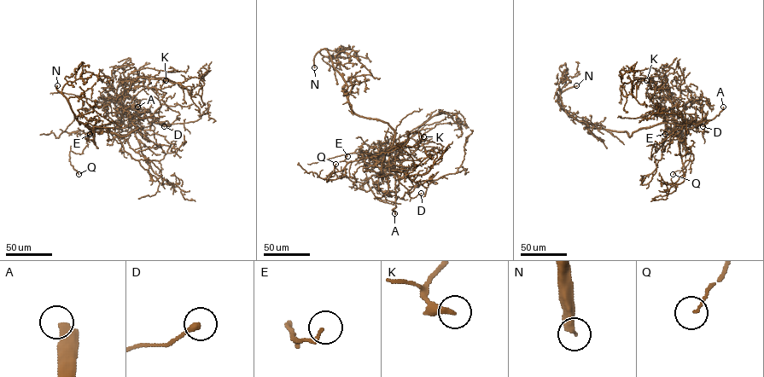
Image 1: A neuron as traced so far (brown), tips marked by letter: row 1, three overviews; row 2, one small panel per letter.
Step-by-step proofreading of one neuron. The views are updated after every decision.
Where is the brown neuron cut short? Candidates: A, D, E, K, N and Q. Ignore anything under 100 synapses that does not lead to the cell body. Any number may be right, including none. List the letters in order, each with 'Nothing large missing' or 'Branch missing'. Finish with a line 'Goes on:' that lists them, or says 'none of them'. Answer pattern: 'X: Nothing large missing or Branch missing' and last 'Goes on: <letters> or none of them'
A: Branch missing
D: Nothing large missing
E: Nothing large missing
K: Nothing large missing
N: Branch missing
Q: Nothing large missing
Goes on: A, N

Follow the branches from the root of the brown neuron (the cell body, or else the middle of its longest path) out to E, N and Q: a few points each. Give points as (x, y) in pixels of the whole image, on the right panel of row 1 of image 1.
E: (643, 128), (669, 123), (670, 128), (667, 128), (671, 132), (665, 134)
N: (643, 128), (629, 136), (626, 131), (592, 128), (580, 123), (561, 107), (558, 100), (563, 91), (576, 85)
Q: (643, 128), (669, 123), (667, 128), (684, 141), (687, 153), (691, 153), (690, 160), (673, 174)

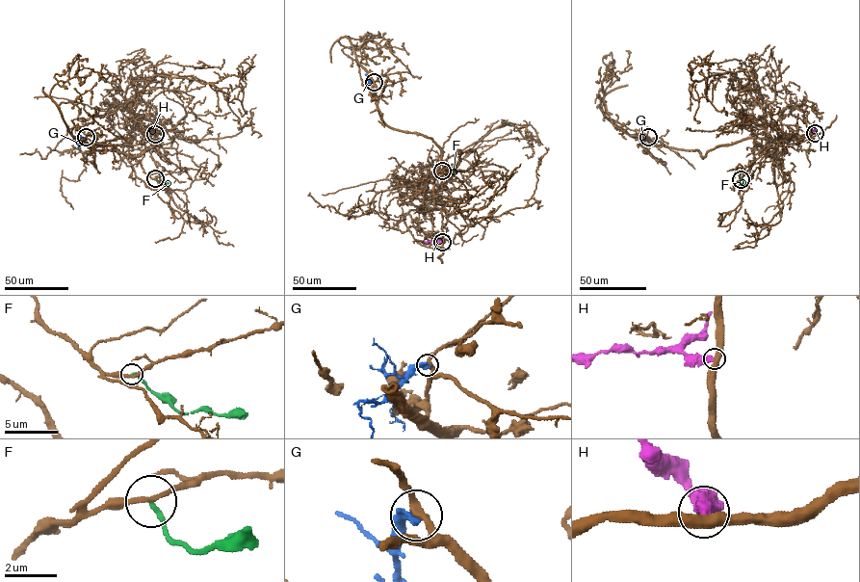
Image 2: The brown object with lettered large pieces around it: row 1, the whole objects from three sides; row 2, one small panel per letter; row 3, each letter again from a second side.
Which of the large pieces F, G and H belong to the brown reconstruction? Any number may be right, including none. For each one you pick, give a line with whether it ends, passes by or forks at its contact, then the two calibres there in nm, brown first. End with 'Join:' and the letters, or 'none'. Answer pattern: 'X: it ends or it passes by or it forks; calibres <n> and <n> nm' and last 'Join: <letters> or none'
Join: none

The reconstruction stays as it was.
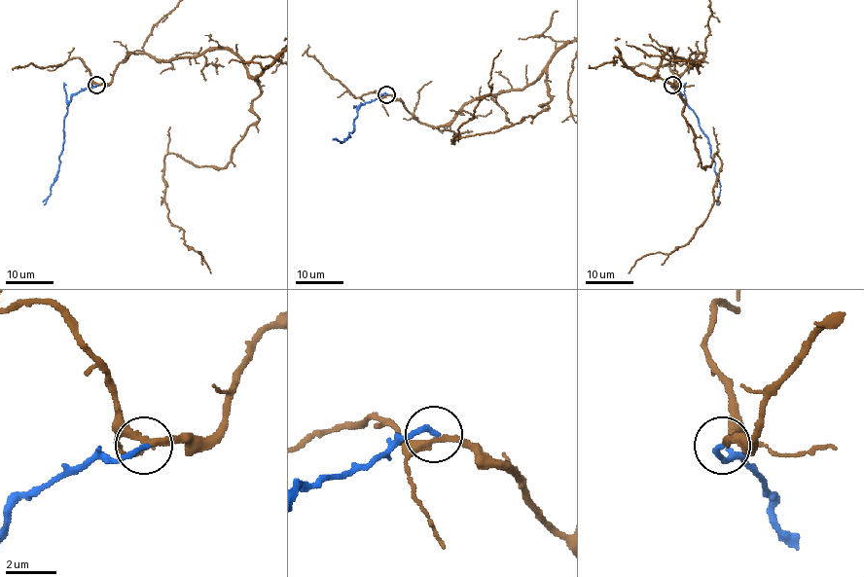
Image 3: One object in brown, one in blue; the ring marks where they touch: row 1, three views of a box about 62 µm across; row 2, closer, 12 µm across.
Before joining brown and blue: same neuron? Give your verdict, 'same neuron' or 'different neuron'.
same neuron

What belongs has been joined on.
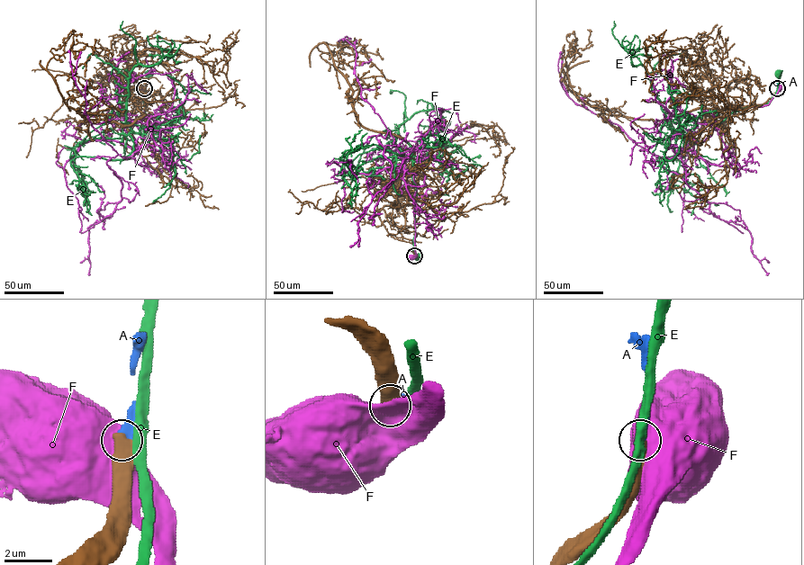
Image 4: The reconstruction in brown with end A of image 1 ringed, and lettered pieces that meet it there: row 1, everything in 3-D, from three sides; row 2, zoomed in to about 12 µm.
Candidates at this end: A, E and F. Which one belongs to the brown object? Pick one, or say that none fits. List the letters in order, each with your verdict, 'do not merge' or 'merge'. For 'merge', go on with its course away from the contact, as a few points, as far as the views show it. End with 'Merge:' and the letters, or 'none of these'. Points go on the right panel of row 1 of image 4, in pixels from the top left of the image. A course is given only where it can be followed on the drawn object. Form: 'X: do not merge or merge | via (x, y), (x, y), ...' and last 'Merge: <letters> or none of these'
A: merge
E: do not merge
F: do not merge
Merge: A

